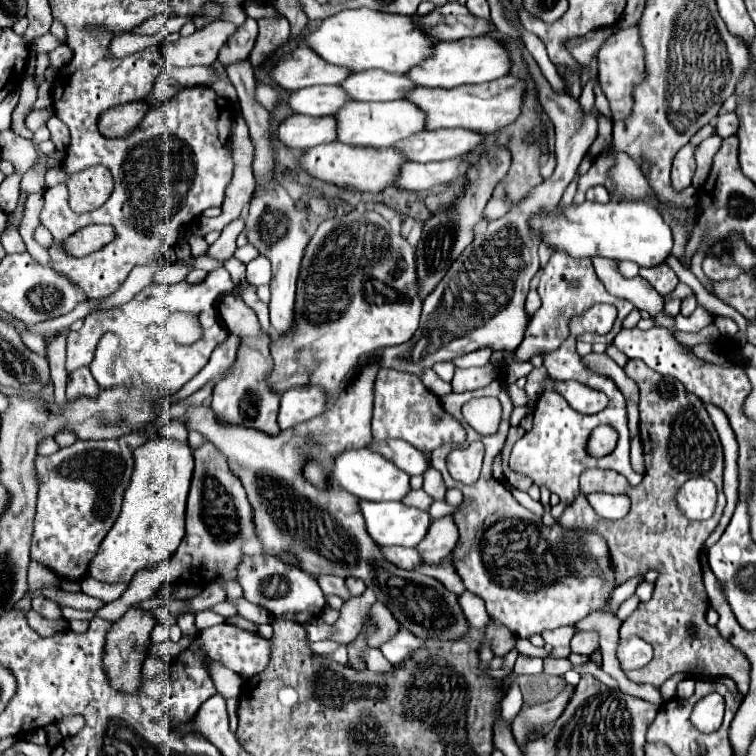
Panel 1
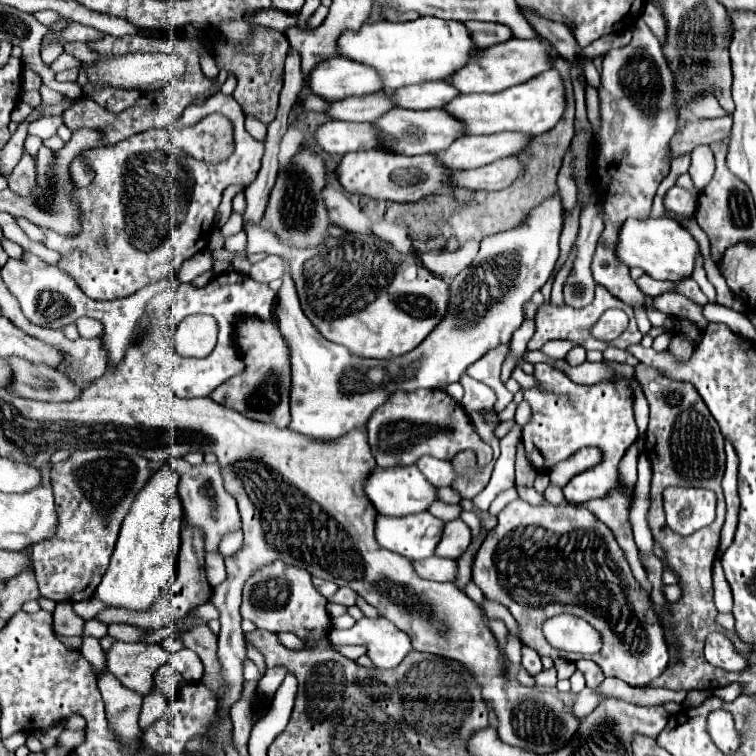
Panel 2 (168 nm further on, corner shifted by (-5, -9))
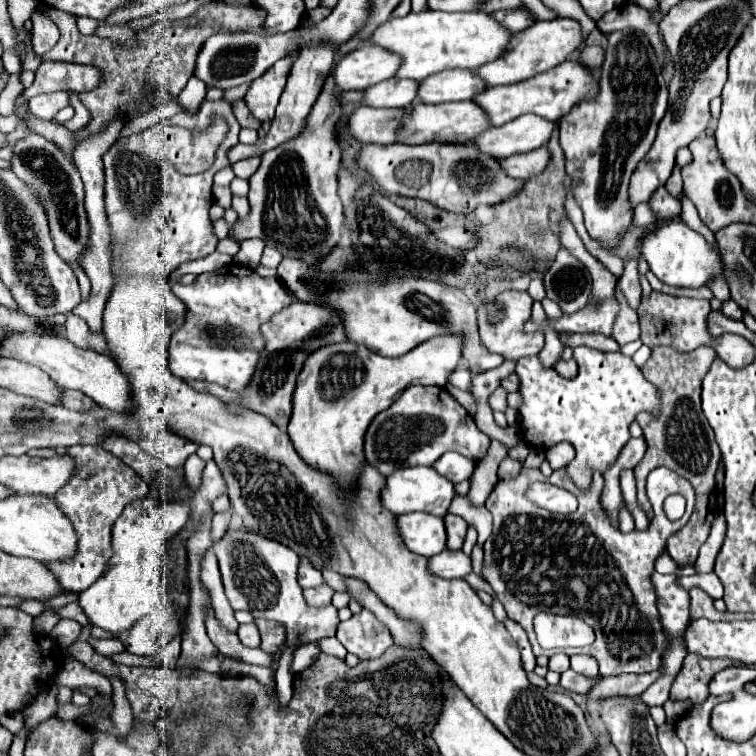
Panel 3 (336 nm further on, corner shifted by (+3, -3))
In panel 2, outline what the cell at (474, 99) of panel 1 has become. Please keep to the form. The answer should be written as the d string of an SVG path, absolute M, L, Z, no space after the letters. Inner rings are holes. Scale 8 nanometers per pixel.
M546 70L524 84L496 94L460 94L452 102L448 102L444 110L464 124L464 134L522 132L528 136L536 136L554 128L560 120L564 112L564 86L556 70Z

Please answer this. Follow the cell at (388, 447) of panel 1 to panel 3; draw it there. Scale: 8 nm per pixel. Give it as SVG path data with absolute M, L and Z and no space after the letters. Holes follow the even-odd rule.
M446 452L440 460L434 462L434 468L438 474L442 474L450 482L458 484L458 482L472 478L476 464L474 464L474 460L468 460L466 456L460 456L458 452Z

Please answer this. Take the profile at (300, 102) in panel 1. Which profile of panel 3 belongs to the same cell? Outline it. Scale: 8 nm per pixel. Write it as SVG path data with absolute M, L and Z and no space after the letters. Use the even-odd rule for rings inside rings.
M388 78L376 86L370 86L364 90L364 102L366 106L376 108L404 108L416 100L420 82L418 80L400 80L400 78Z

